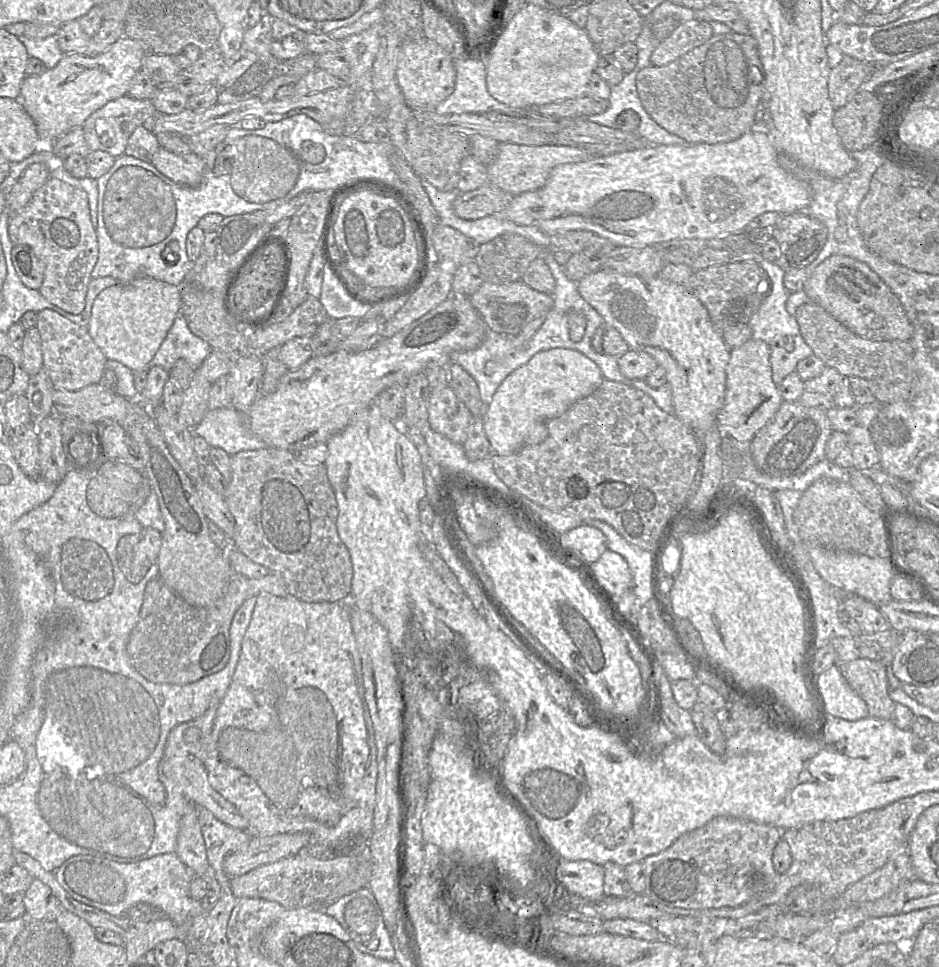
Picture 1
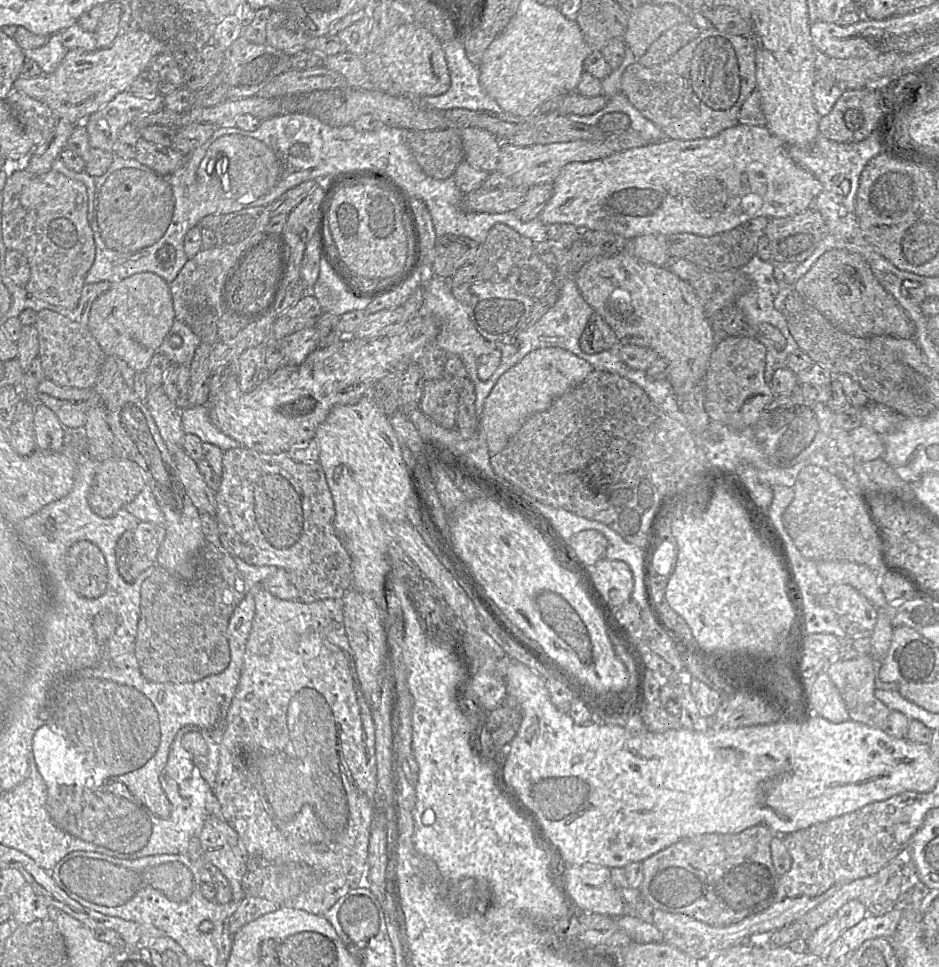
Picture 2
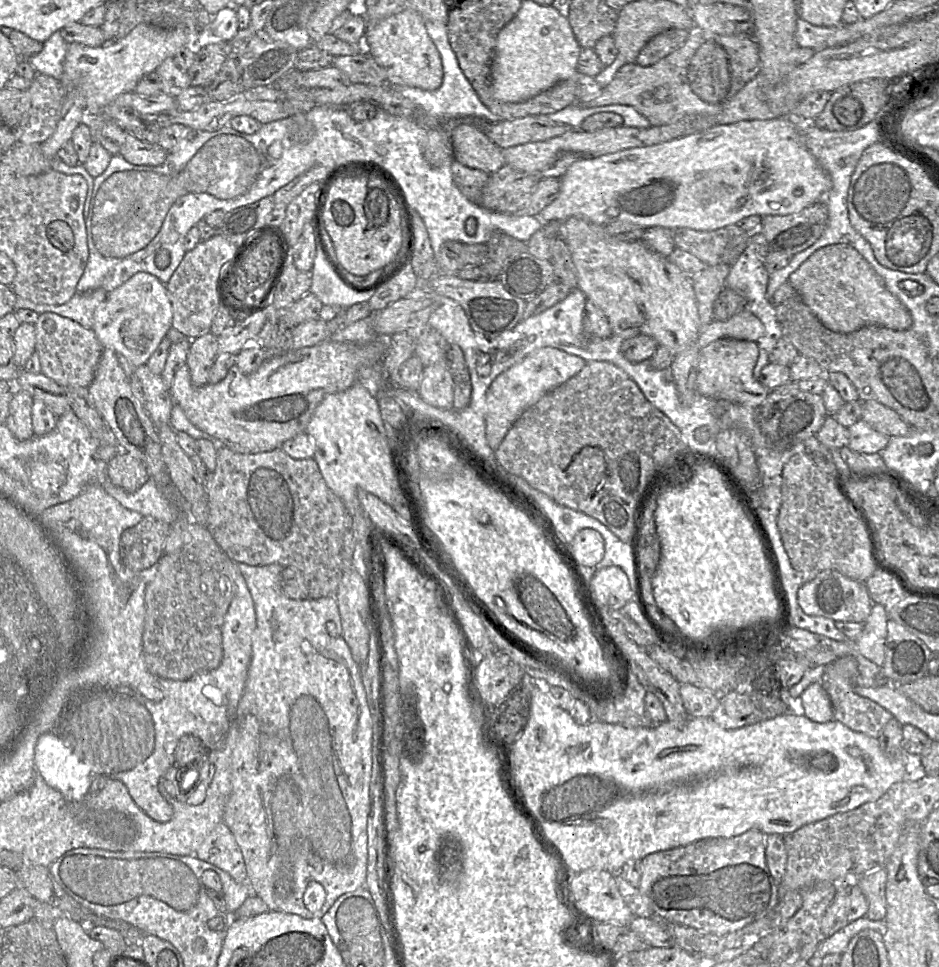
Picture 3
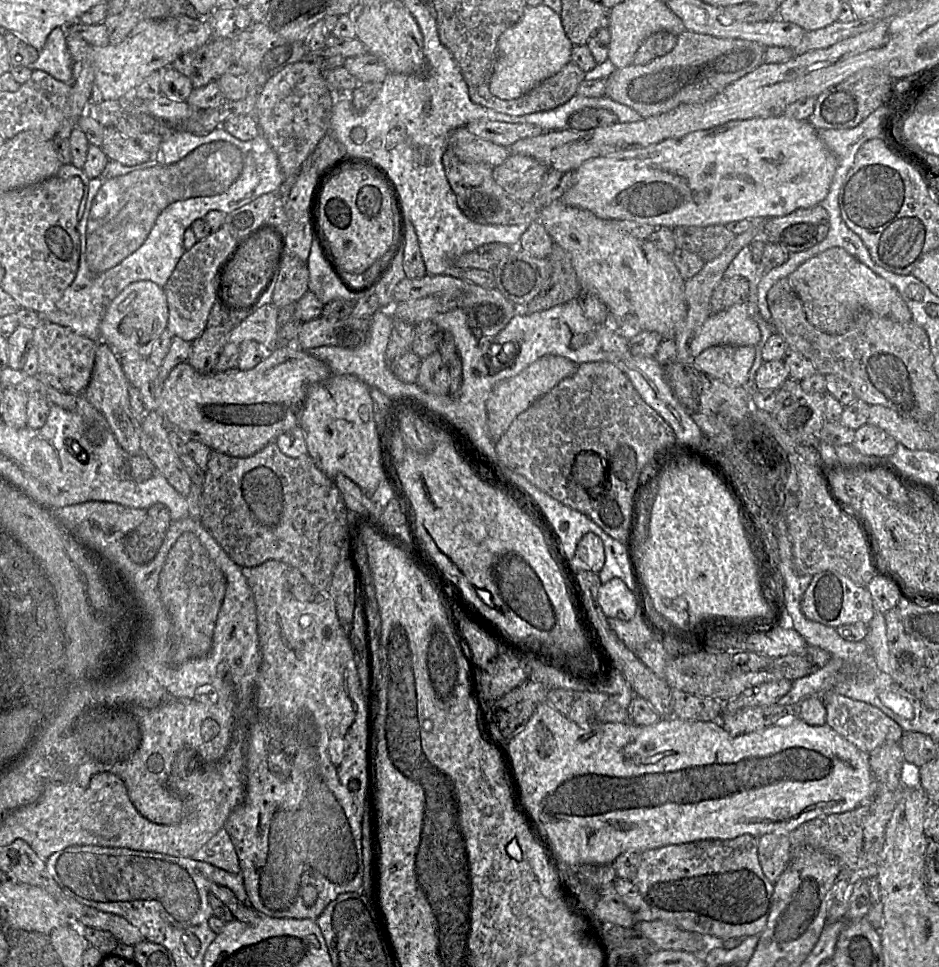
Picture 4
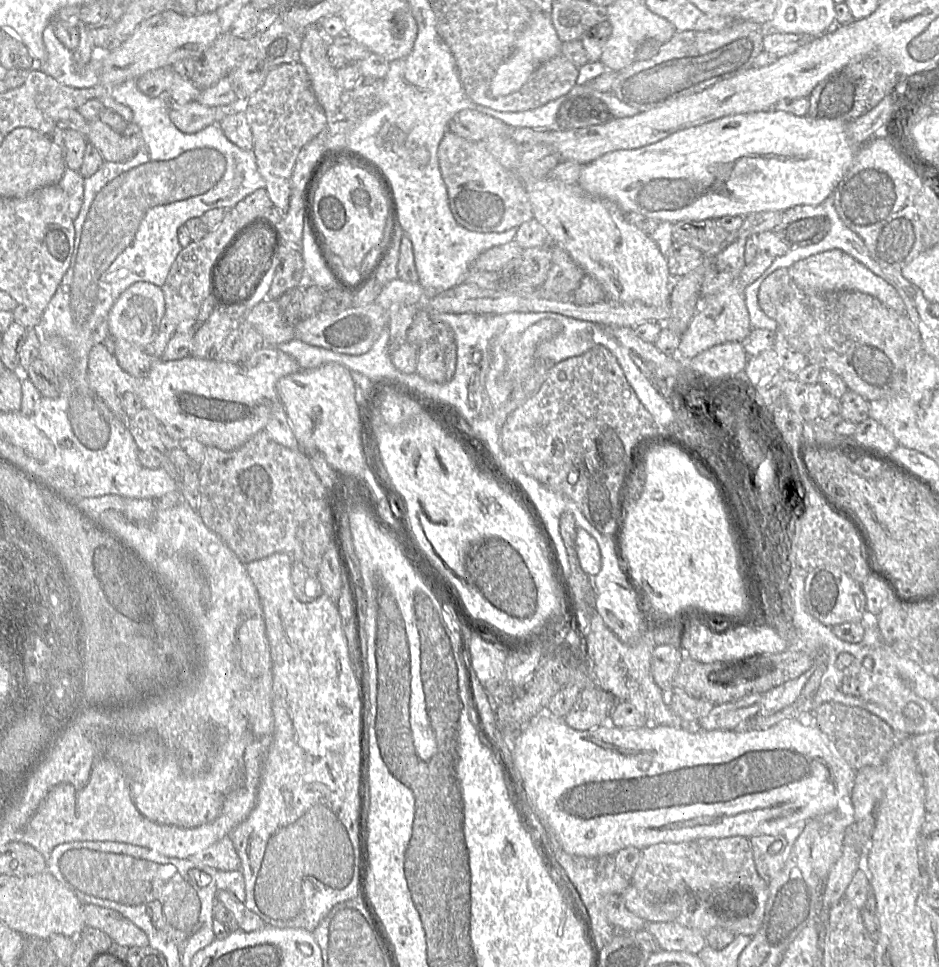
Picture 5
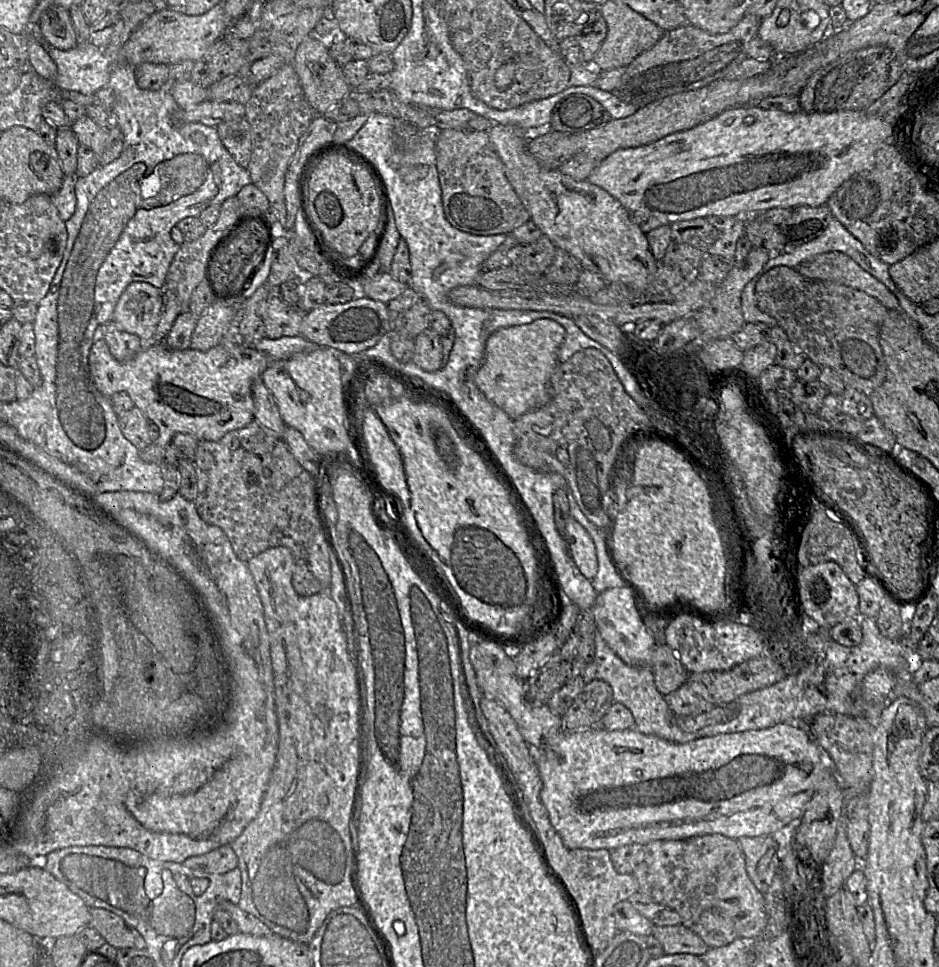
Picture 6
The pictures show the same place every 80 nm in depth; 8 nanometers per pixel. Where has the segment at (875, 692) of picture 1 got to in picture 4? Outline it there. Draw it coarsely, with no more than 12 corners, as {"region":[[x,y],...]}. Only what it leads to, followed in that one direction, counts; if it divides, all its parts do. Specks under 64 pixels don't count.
{"region":[[834,690],[820,698],[825,724],[861,751],[900,743],[879,708]]}

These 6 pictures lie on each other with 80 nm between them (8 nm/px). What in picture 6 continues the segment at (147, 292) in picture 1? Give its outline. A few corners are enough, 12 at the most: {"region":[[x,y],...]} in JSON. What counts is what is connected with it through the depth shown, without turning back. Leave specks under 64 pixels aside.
{"region":[[133,282],[112,321],[151,342],[160,320],[161,290]]}

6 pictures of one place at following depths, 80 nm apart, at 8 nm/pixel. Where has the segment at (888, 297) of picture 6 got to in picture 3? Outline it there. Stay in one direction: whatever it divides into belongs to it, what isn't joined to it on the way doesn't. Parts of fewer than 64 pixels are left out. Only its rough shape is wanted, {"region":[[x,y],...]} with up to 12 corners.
{"region":[[853,247],[815,251],[788,283],[829,330],[912,317]]}

